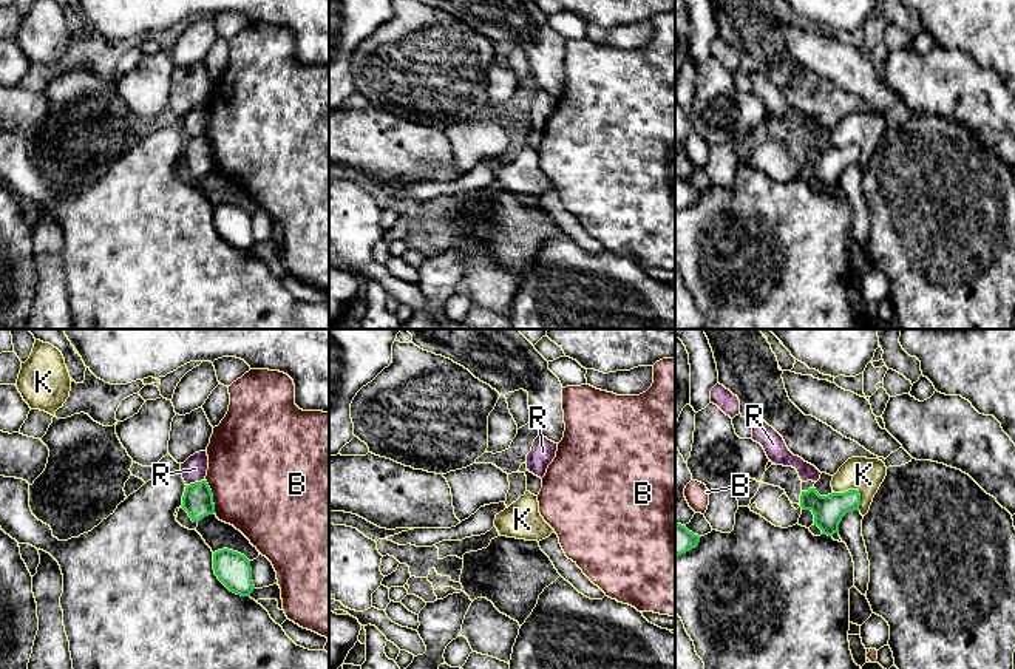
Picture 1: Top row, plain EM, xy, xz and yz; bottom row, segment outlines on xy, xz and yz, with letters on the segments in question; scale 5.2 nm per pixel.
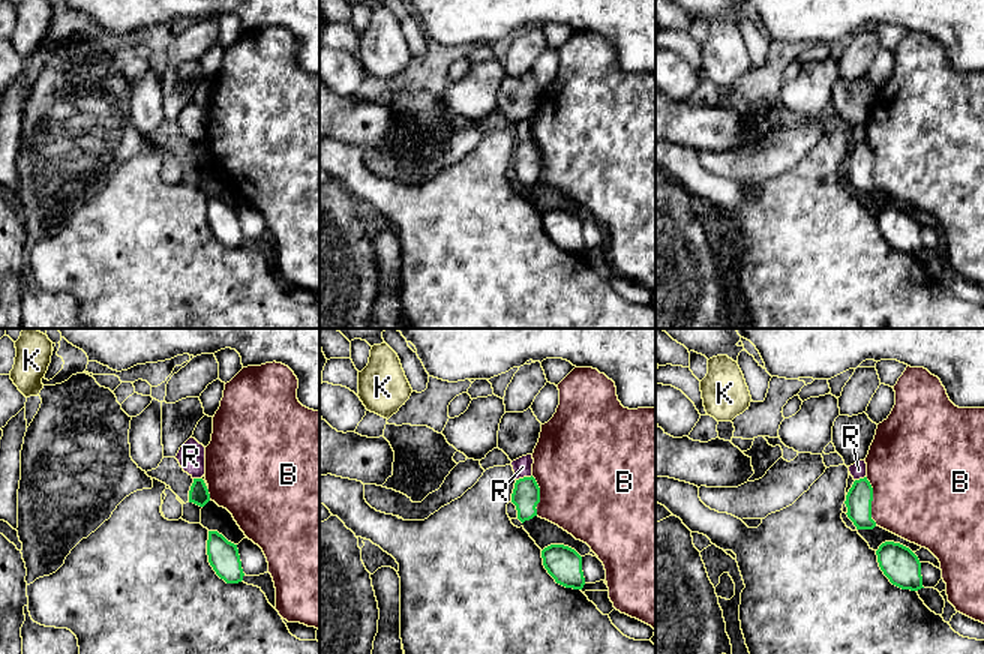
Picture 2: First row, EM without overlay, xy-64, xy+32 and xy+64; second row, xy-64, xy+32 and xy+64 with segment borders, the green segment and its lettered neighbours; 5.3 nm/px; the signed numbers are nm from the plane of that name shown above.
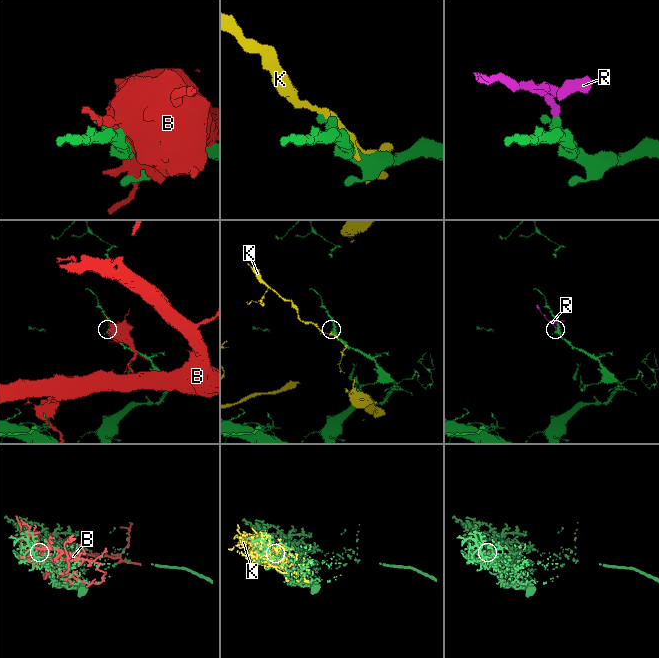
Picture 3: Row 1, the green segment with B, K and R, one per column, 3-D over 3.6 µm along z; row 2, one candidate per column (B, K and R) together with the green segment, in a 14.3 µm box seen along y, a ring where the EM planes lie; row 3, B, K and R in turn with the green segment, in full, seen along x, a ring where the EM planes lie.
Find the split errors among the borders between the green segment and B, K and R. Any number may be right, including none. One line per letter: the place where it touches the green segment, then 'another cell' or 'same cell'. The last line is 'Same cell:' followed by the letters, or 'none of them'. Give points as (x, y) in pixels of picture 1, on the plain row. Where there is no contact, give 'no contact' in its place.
B: meets green in xy at (212, 150); another cell
K: meets green in yz at (855, 144); another cell
R: meets green in xy at (195, 136); another cell
Same cell: none of them

